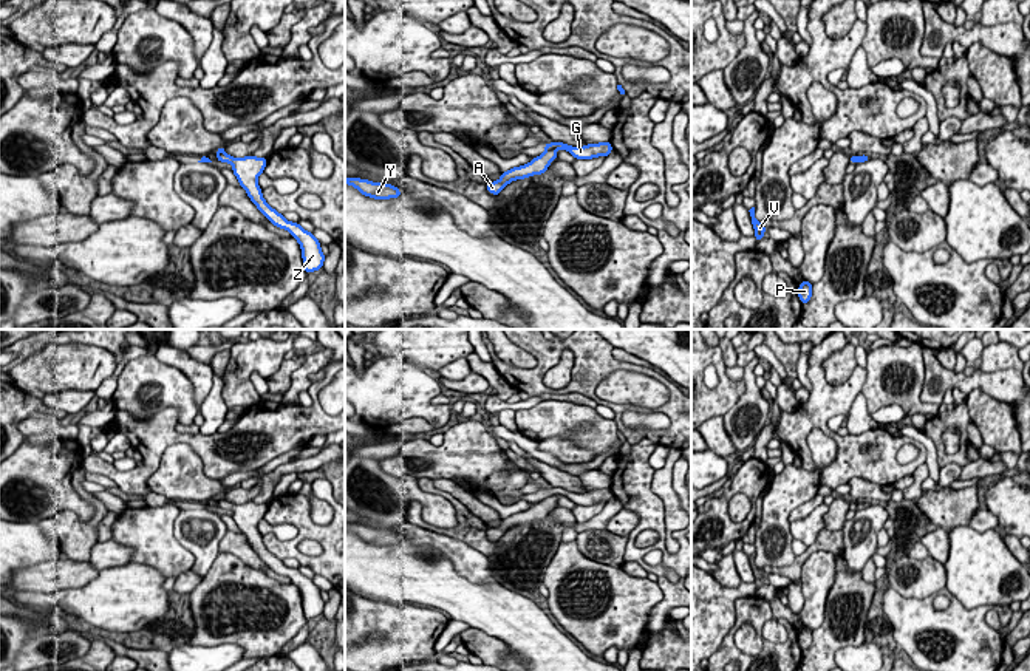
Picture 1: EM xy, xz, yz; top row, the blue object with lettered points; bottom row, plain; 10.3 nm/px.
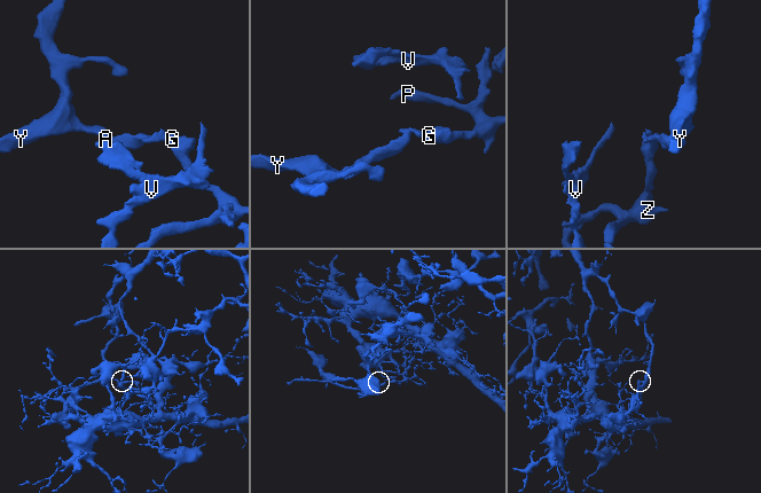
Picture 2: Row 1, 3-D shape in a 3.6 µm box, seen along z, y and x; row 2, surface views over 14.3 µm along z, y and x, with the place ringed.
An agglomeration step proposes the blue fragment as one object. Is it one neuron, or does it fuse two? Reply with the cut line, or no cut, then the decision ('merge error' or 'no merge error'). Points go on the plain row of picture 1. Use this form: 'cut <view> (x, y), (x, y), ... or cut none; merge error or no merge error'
cut xz (555, 495), (548, 497); merge error

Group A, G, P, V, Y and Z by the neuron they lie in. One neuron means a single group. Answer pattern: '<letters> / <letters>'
A Y / G P V Z

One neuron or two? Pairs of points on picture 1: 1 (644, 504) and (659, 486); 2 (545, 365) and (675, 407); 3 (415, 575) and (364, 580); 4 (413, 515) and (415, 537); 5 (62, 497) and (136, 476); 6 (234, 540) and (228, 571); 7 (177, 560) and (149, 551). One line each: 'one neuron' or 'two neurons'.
1: two neurons
2: one neuron
3: one neuron
4: two neurons
5: two neurons
6: two neurons
7: one neuron

